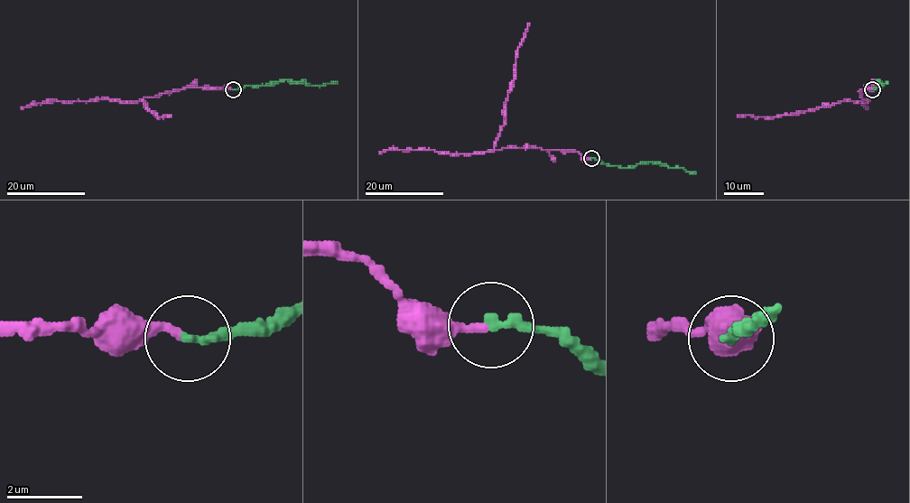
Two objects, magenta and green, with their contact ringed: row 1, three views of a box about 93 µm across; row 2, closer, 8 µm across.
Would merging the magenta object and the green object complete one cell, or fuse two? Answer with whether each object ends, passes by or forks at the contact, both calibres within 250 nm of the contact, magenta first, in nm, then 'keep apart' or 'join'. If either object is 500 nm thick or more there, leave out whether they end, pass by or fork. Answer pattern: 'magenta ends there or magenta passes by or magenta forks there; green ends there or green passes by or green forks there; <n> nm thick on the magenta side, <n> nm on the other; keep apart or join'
magenta ends there; green ends there; 240 nm thick on the magenta side, 280 nm on the other; join

